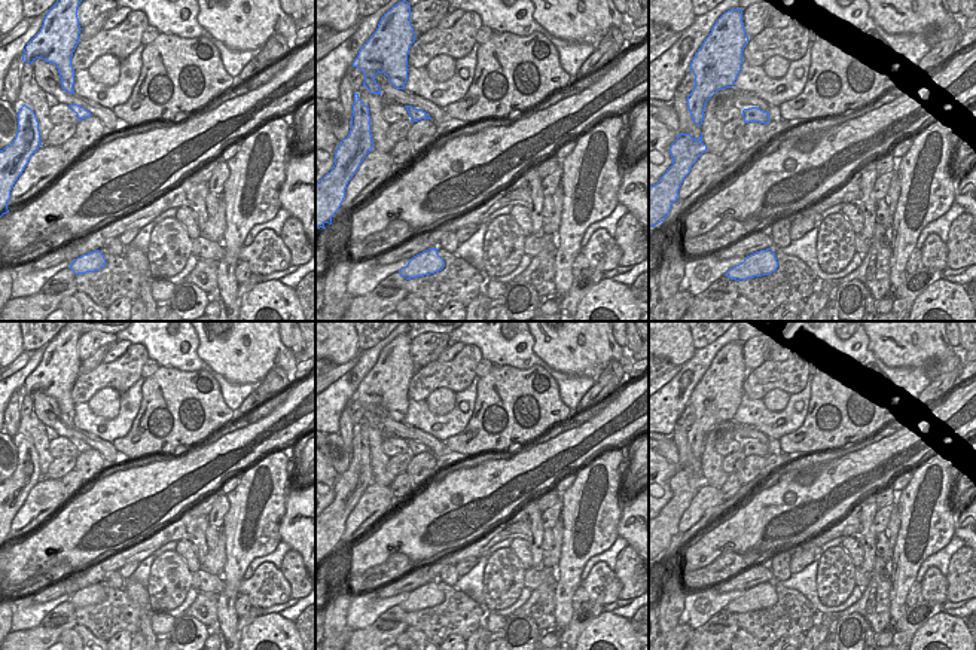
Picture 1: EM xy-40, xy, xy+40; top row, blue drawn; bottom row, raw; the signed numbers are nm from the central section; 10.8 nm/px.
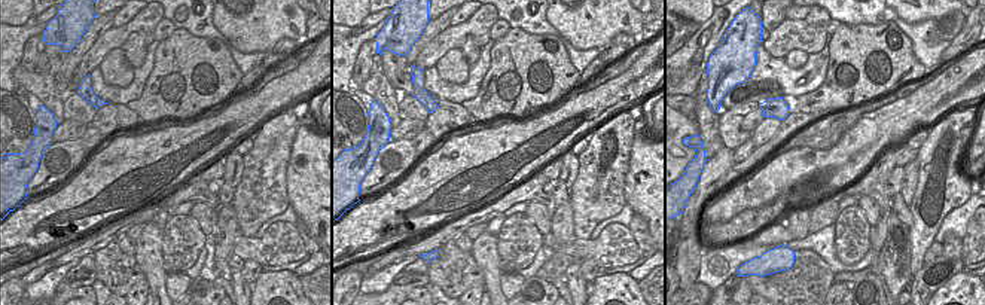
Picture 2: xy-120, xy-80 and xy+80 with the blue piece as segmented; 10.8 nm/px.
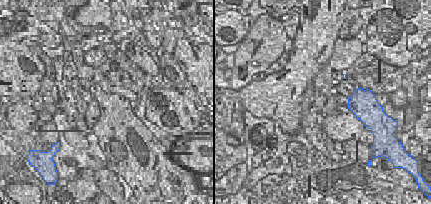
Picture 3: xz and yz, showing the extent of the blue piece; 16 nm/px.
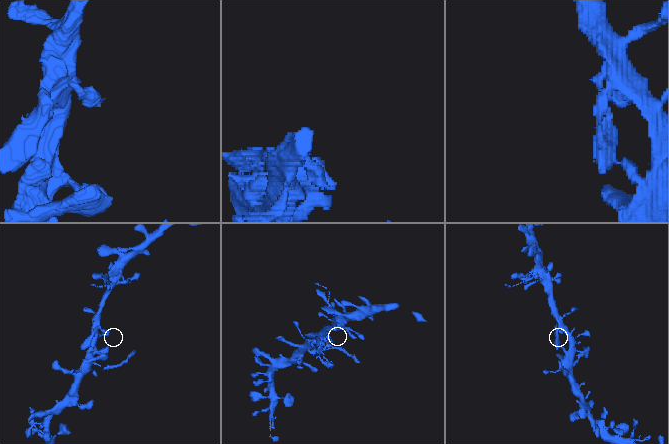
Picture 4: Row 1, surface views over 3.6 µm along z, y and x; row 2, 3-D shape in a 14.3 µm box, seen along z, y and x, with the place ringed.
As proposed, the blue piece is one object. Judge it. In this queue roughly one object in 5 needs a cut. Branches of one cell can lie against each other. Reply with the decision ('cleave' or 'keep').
keep

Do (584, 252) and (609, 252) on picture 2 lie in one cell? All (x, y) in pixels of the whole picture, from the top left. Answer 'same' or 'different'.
same

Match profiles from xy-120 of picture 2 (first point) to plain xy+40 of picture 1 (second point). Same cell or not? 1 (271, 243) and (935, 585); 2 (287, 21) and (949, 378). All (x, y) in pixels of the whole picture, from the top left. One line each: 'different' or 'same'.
1: same
2: different

